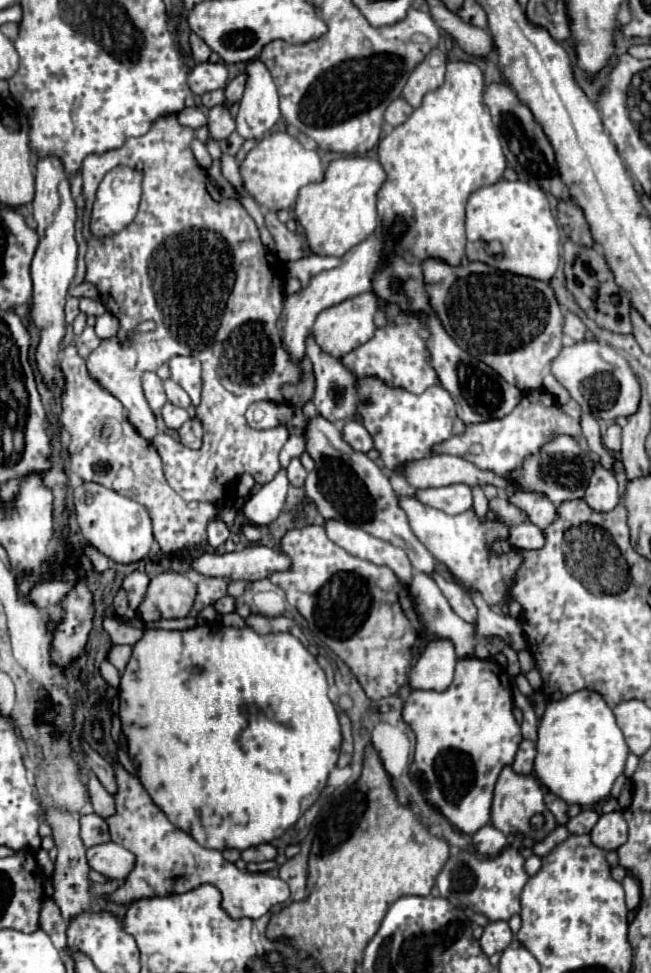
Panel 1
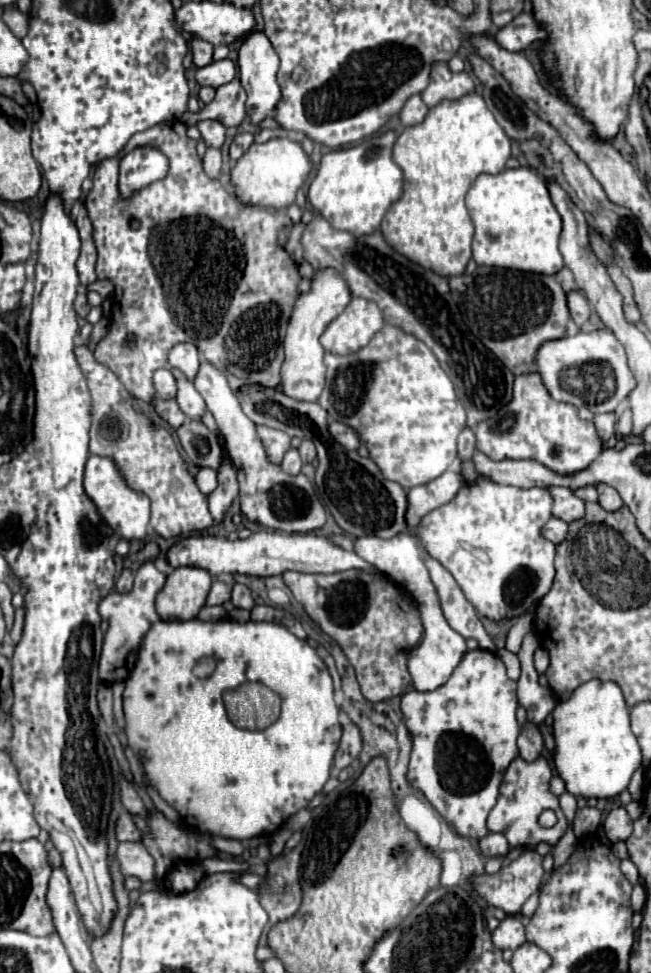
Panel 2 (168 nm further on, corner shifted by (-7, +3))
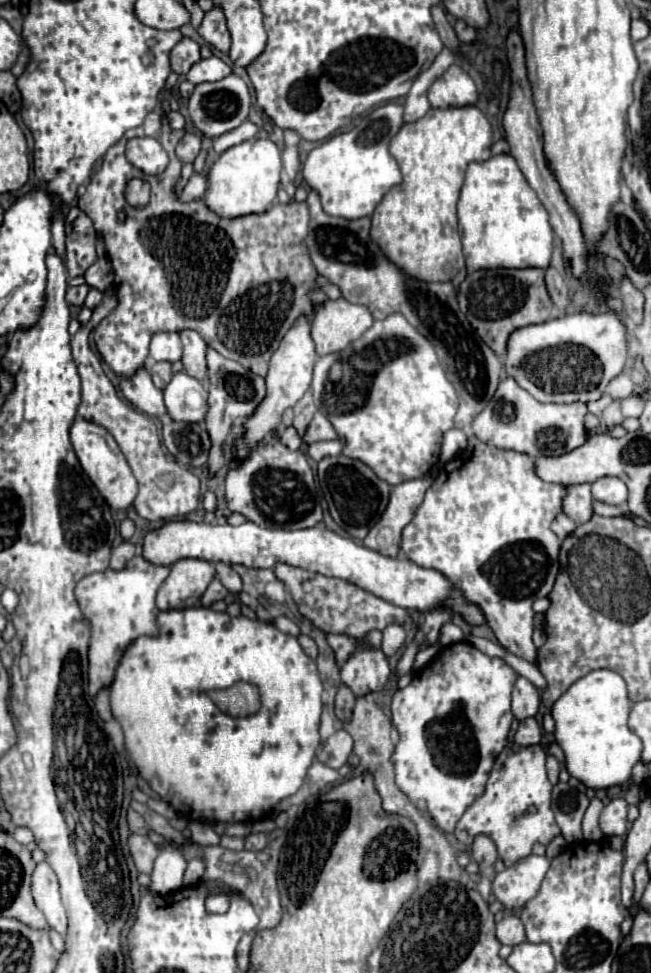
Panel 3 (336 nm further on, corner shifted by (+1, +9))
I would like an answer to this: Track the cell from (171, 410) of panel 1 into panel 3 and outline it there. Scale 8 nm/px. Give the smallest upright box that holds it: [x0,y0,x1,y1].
[120,367,166,417]

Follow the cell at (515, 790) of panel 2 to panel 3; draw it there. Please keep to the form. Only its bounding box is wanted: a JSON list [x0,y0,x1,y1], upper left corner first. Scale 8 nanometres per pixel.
[456,743,560,867]

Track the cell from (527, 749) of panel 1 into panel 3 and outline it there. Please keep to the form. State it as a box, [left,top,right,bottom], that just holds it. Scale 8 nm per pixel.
[514,717,542,747]

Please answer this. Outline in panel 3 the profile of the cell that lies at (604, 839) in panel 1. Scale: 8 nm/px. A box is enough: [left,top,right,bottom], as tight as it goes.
[600,799,628,835]

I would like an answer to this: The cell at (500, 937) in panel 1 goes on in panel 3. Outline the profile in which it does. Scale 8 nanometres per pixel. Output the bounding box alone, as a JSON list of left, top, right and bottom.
[496,915,526,945]

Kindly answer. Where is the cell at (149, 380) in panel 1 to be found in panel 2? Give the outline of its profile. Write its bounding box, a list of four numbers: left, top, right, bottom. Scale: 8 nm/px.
[154,369,176,399]

